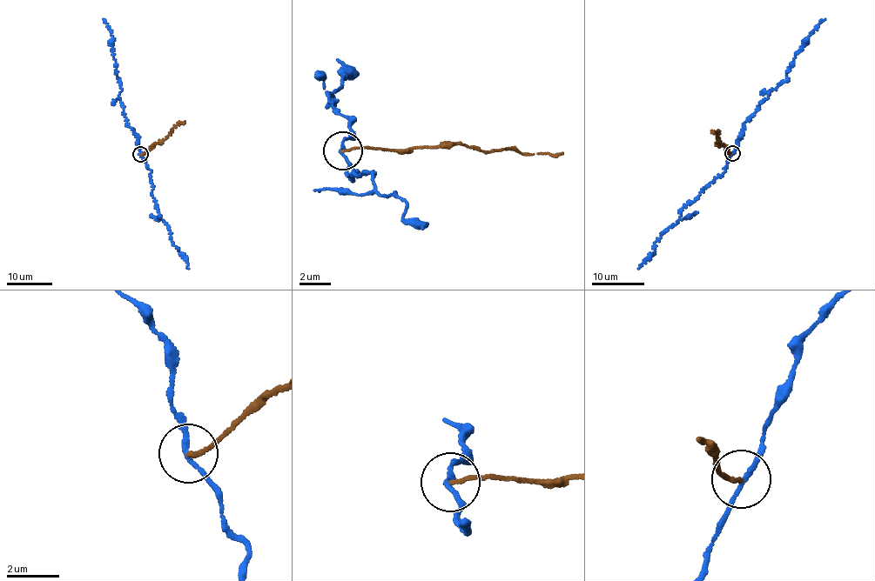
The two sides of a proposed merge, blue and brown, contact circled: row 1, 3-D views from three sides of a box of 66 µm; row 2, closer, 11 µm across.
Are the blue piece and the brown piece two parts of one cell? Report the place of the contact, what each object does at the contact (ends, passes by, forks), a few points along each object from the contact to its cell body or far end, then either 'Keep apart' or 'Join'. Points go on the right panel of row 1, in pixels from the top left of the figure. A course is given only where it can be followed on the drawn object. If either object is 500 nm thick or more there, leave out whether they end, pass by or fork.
Place: (732, 153). At the ring blue passes by. At the ring brown ends. Course of blue: (732, 153), (748, 119), (755, 114), (768, 92), (785, 81), (787, 70), (804, 45), (804, 39), (824, 19). Course of brown: (732, 153), (717, 142), (717, 132), (711, 131). Keep apart

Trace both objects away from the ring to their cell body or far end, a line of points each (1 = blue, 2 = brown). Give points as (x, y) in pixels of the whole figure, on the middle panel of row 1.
1: (342, 149), (354, 131), (338, 108), (333, 111), (332, 93), (335, 103), (326, 105), (357, 70), (335, 59)
2: (342, 149), (365, 146), (400, 151), (462, 145), (533, 155), (564, 152)

